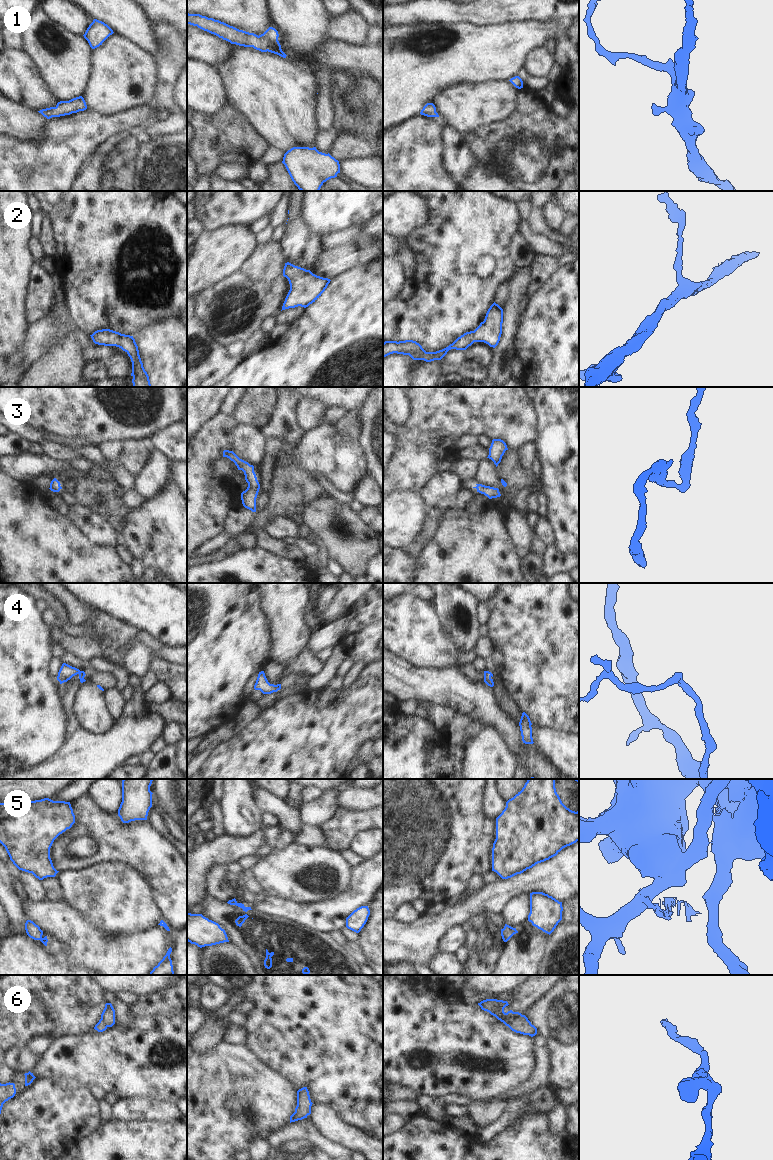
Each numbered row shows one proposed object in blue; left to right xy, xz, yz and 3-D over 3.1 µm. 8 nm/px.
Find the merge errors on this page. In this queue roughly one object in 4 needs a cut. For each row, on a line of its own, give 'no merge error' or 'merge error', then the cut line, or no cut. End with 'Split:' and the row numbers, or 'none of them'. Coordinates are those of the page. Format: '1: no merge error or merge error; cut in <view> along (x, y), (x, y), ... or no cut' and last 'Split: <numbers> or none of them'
1: no merge error; no cut
2: no merge error; no cut
3: no merge error; no cut
4: no merge error; no cut
5: merge error; cut in yz along (514, 928), (512, 935)
6: no merge error; no cut
Split: 5

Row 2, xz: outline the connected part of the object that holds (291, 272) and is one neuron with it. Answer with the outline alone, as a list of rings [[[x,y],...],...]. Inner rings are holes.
[[[289,262],[285,263],[283,276],[288,279],[290,290],[285,298],[282,310],[298,306],[308,307],[321,296],[331,281]]]

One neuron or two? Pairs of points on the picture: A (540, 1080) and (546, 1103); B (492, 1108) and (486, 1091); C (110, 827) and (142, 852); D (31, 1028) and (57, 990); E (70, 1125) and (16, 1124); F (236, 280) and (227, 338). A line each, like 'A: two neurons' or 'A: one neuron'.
A: two neurons
B: two neurons
C: one neuron
D: one neuron
E: one neuron
F: one neuron

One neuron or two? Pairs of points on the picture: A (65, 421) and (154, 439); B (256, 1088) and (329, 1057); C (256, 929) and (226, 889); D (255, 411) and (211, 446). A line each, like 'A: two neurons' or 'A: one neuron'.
A: two neurons
B: two neurons
C: two neurons
D: two neurons

